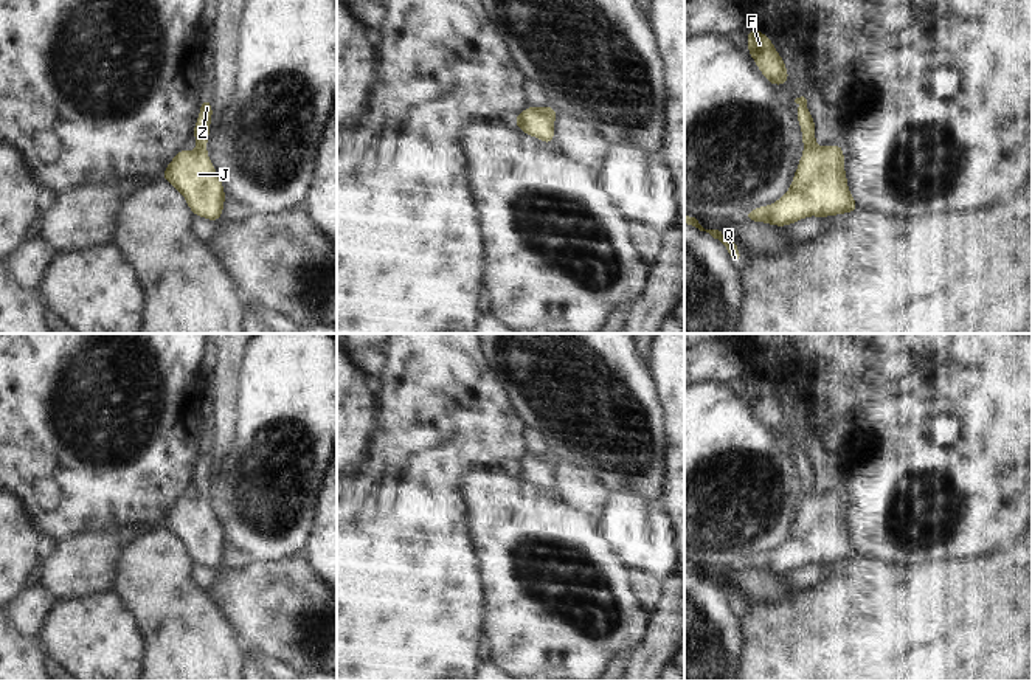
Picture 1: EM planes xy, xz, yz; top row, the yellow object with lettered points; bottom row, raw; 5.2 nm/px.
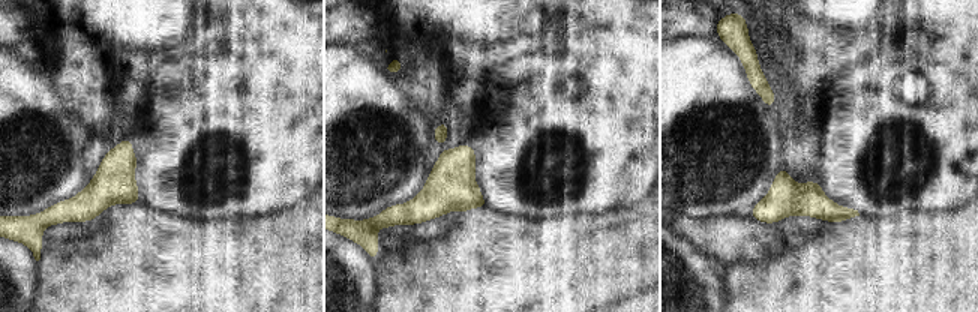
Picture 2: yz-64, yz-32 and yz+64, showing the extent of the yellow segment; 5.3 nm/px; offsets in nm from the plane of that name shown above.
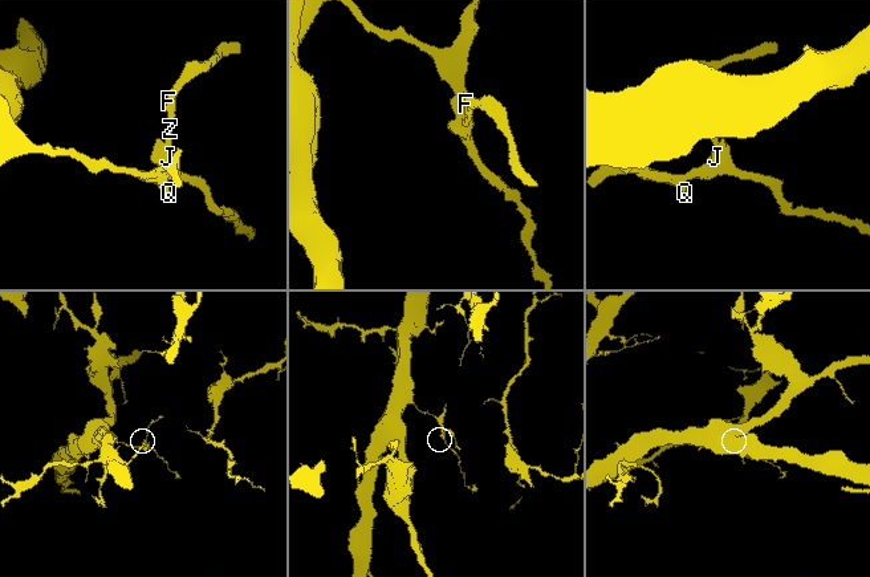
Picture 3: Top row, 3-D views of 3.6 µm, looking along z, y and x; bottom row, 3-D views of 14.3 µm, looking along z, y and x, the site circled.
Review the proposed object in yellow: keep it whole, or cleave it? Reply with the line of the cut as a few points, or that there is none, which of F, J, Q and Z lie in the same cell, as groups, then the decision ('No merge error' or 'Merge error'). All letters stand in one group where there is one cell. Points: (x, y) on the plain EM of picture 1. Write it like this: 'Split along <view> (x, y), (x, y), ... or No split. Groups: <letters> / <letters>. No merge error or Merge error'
No split. Groups: F J Q Z. No merge error.

